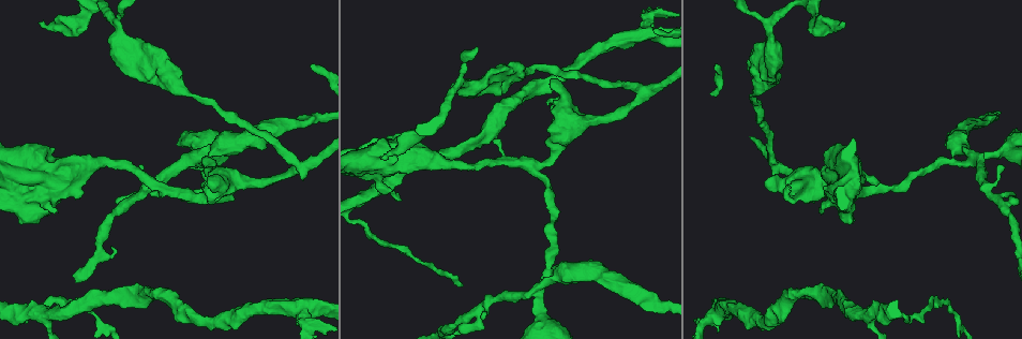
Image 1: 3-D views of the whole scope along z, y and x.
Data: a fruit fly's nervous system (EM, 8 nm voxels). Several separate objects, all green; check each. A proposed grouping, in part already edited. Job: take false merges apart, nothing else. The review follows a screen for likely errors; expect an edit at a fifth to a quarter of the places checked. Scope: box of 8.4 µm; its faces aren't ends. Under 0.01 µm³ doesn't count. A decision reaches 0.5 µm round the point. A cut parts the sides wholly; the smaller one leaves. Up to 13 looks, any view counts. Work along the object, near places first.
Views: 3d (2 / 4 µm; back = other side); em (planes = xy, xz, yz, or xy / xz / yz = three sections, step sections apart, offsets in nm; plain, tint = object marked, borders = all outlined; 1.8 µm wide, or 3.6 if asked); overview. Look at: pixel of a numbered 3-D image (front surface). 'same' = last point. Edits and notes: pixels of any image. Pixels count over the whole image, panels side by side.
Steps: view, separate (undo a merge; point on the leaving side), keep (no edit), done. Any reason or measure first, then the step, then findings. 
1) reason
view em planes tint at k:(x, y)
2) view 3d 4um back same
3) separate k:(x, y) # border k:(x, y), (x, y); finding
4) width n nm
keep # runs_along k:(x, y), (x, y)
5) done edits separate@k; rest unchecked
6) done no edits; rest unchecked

calibre changes
view 3d 4um at 1:(969, 160)

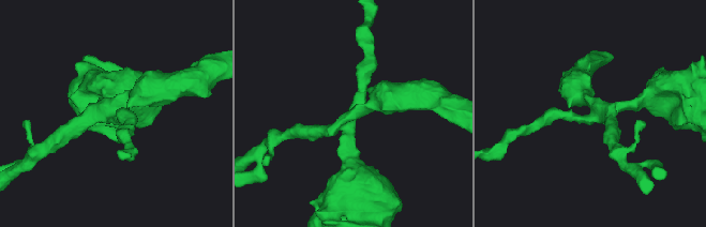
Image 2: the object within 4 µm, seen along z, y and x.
arms 4; need the tissue
view em yz step 16 tint at 2:(599, 114)

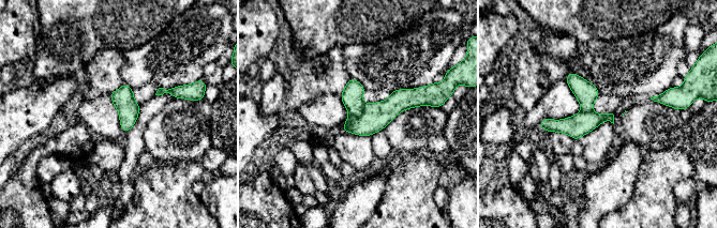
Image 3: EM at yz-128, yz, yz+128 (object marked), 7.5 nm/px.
separate 3:(352, 95) # border 3:(366, 104), (357, 116), (349, 115); two neurons meet here

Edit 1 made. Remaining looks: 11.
view overview

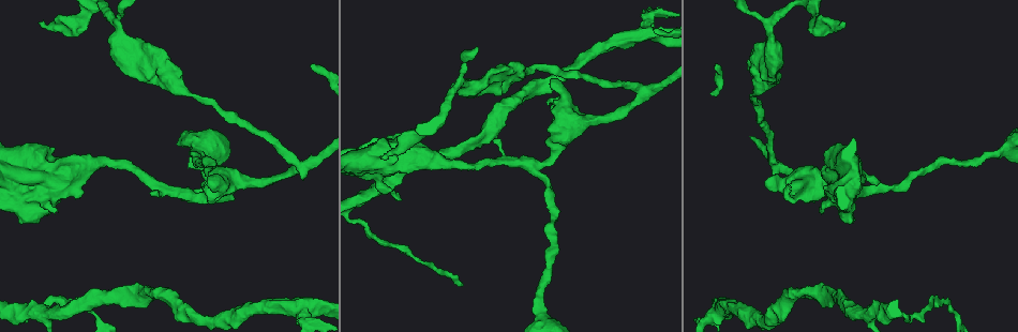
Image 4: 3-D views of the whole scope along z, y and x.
sudden change in width
view em 3.6um planes plain at 4:(50, 184)

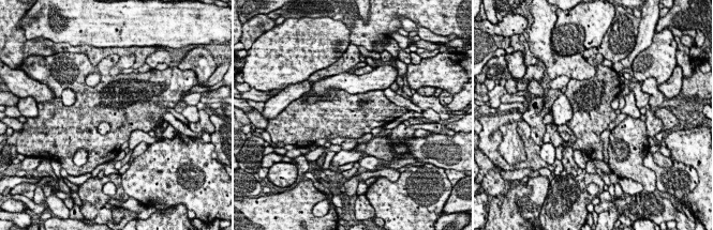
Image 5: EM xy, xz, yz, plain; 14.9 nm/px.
view em 3.6um planes borders same

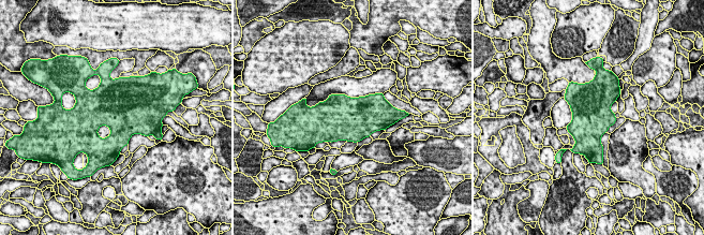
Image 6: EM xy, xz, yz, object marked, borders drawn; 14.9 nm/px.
width 600 nm
keep # one neuron here

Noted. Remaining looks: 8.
sudden change in width
view 3d 4um at 4:(161, 73)

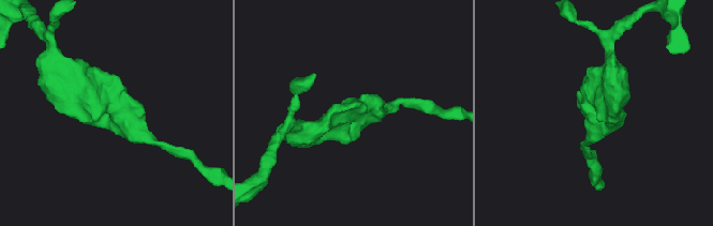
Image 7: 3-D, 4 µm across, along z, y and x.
view em xz step 4 tint at 7:(597, 110)

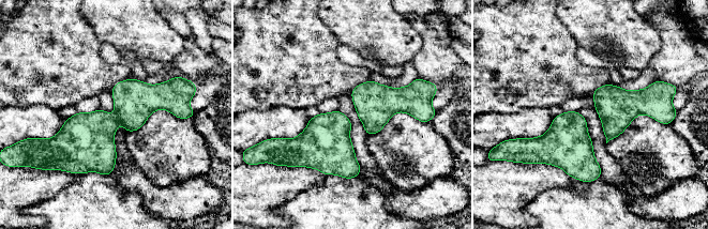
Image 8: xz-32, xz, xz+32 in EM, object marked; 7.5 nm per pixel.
view em planes tint same

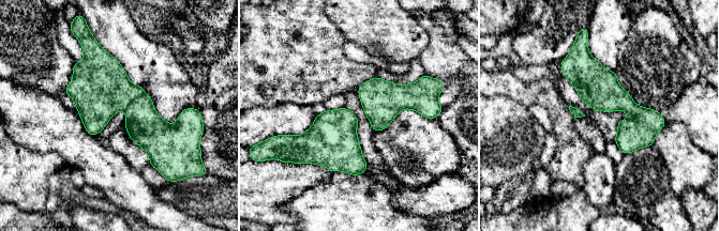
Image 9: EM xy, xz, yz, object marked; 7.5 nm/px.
keep # runs_along 9:(564, 62), (646, 122), (662, 122); one neuron here

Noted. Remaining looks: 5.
branch point
view 3d 2um at 4:(644, 92)

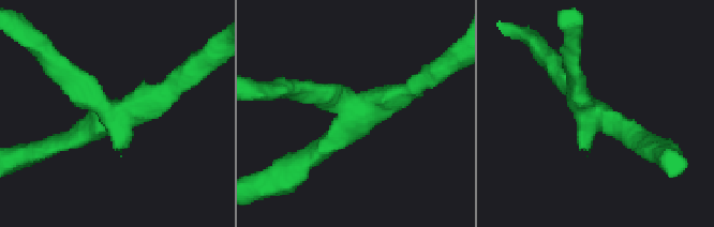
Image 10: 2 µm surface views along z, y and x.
view em planes tint at 10:(595, 114)

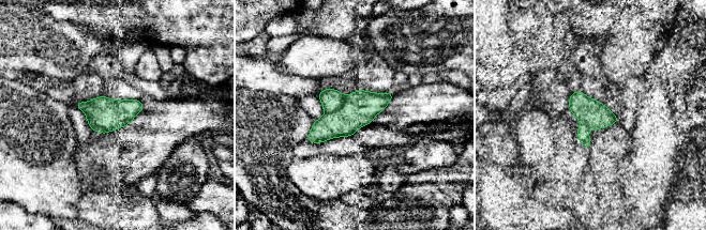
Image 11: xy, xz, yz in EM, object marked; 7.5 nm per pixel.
separate 11:(331, 100) # border 11:(346, 95), (339, 108), (326, 113); two neurons meet here

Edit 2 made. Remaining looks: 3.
view overview

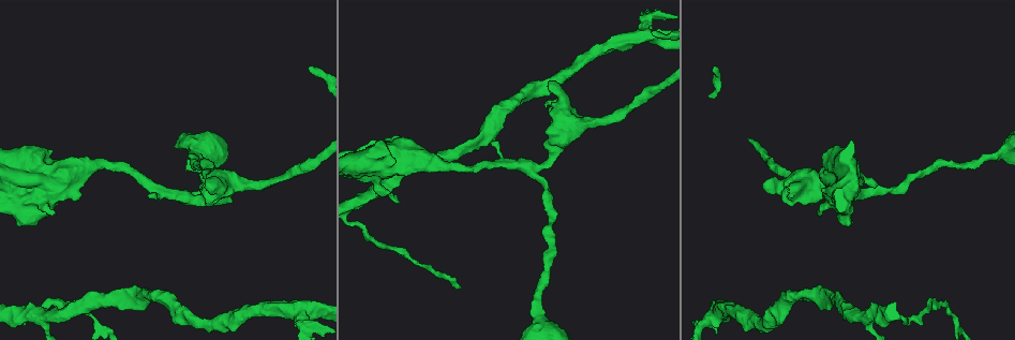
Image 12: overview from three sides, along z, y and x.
a fork
view 3d 4um at 12:(302, 315)

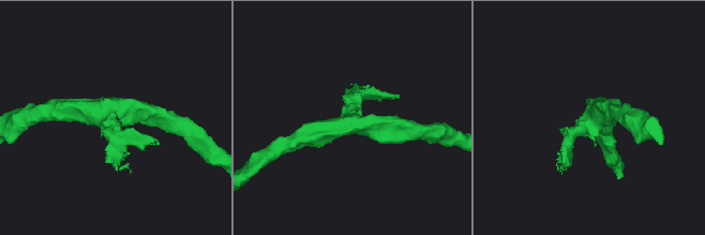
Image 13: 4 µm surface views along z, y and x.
arms 3; shape alone is not enough
view em planes tint at 13:(593, 119)

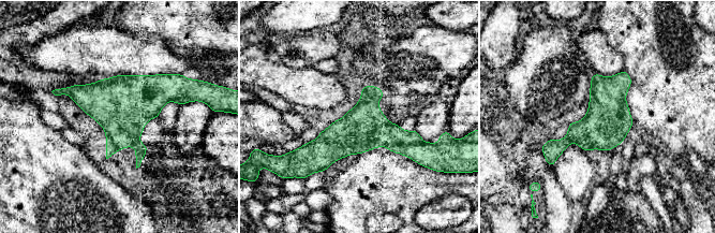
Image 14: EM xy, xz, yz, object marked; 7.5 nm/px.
keep # runs_along 14:(419, 143), (342, 137), (302, 149); continuous, no second neuron

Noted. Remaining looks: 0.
done edits separate@3, separate@11; rest unchecked

